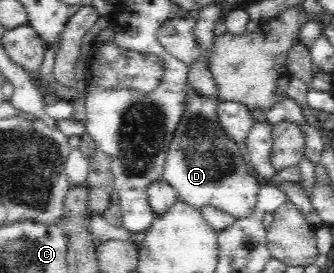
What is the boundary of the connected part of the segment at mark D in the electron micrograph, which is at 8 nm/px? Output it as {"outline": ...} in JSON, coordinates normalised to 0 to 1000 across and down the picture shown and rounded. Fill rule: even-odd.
{"outline":[[[560,293],[554,337],[560,355],[551,366],[551,410],[539,425],[539,447],[533,447],[503,557],[497,557],[482,652],[524,689],[530,725],[581,762],[620,747],[689,784],[704,806],[746,799],[763,773],[784,674],[737,619],[725,564],[728,538],[689,509],[674,473],[659,462],[650,429],[650,388],[662,377],[653,330],[641,348],[599,348]]]}

